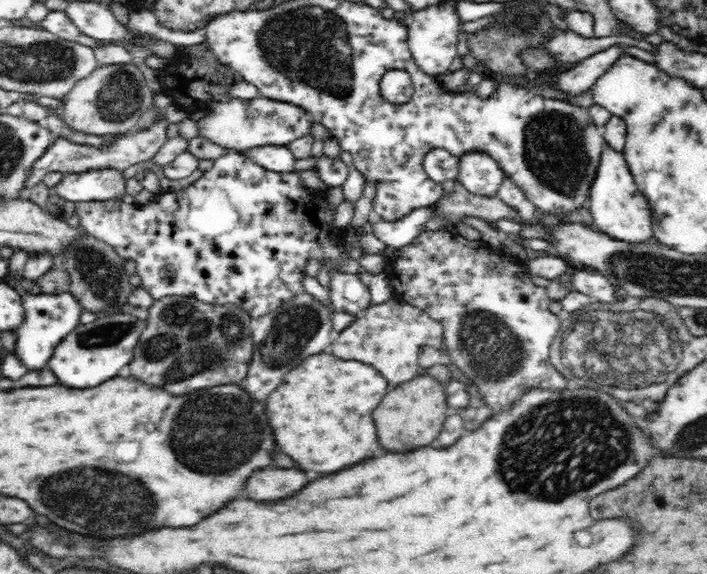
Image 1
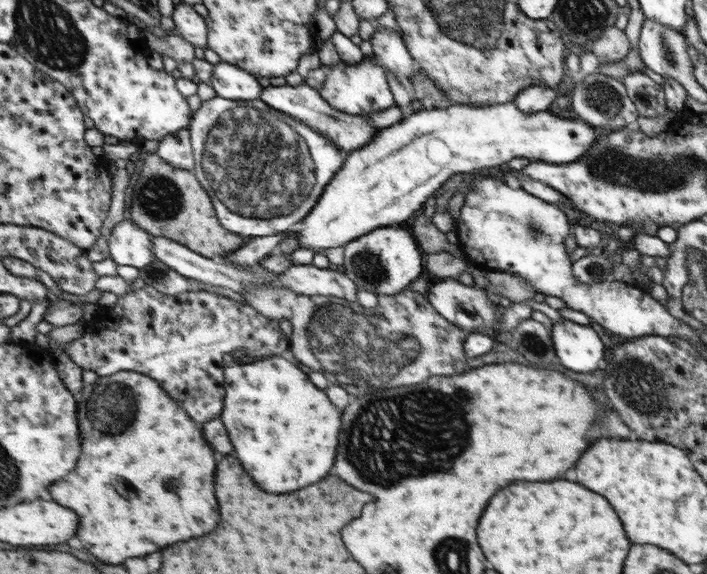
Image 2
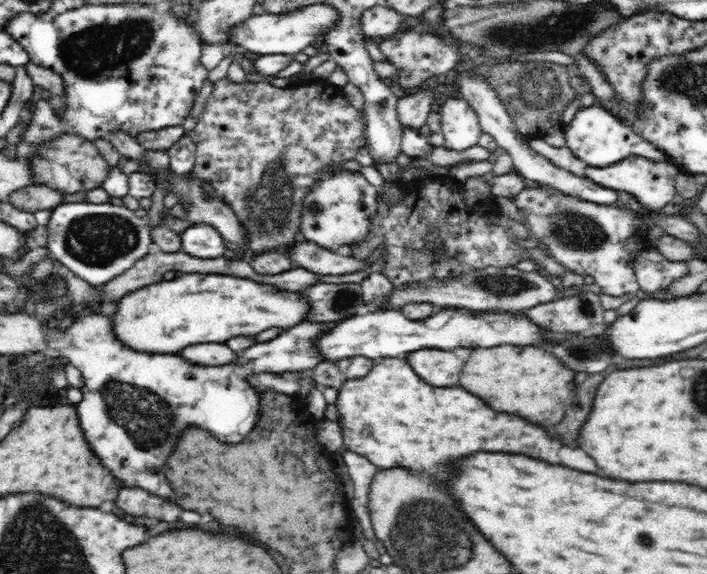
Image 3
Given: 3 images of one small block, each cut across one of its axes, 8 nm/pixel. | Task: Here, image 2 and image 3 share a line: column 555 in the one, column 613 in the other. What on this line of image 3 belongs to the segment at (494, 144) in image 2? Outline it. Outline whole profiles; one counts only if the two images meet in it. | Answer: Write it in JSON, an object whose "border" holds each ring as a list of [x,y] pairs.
{"border":[[[597,103],[589,107],[580,107],[574,118],[563,127],[566,147],[587,166],[604,168],[608,164],[616,164],[616,162],[620,162],[620,160],[629,156],[642,156],[652,161],[672,163],[672,160],[664,151],[641,138],[630,125],[620,121]]]}

